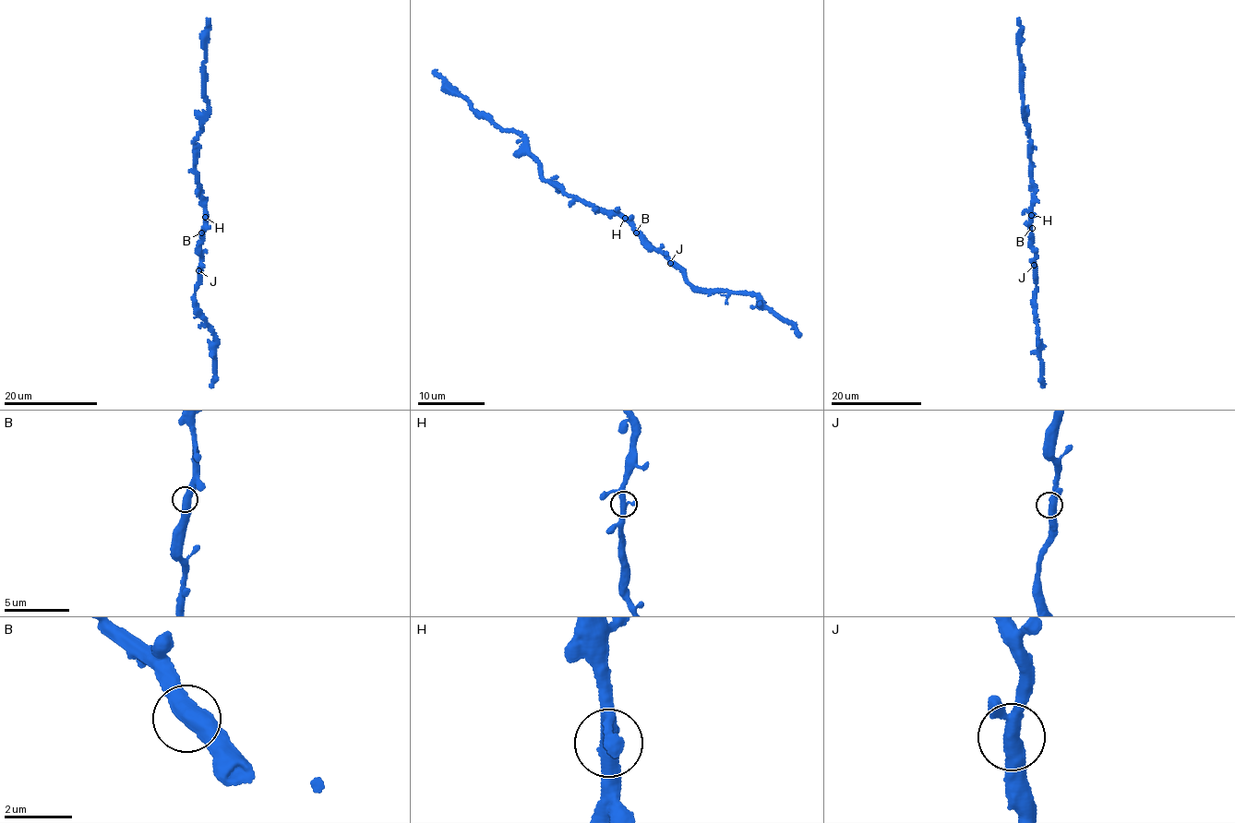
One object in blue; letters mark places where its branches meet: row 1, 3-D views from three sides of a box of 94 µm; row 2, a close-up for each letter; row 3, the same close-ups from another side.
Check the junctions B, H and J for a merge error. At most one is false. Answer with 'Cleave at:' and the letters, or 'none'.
Cleave at: none

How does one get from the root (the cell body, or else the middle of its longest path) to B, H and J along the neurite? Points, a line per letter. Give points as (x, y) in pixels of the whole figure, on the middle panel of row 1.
B: (611, 211), (635, 228), (636, 232)
H: (611, 211), (625, 219)
J: (611, 211), (641, 232), (643, 240), (670, 263)

